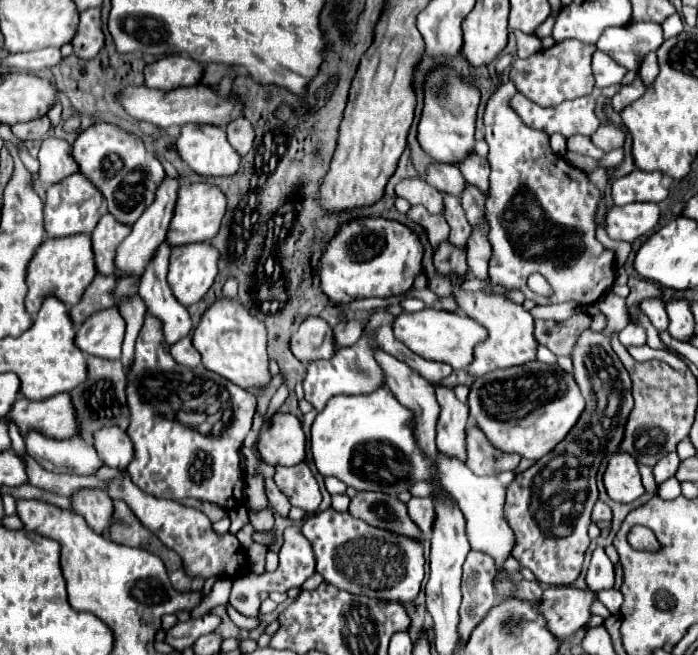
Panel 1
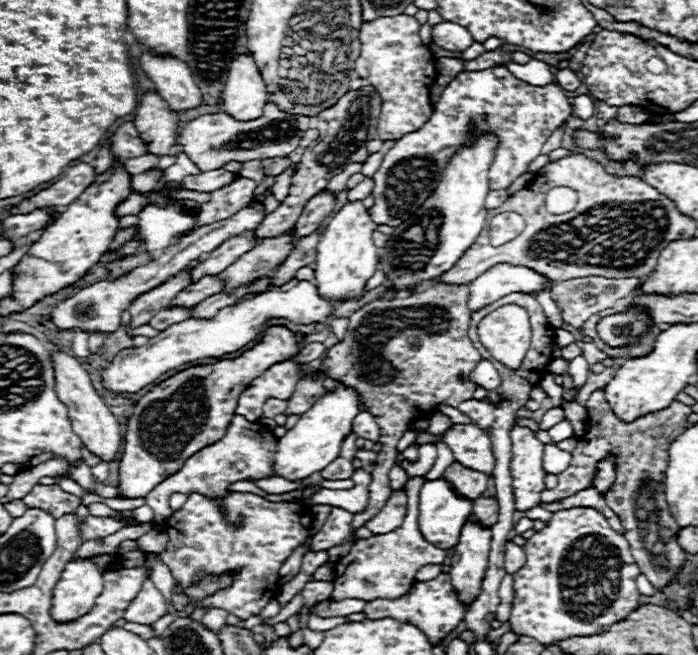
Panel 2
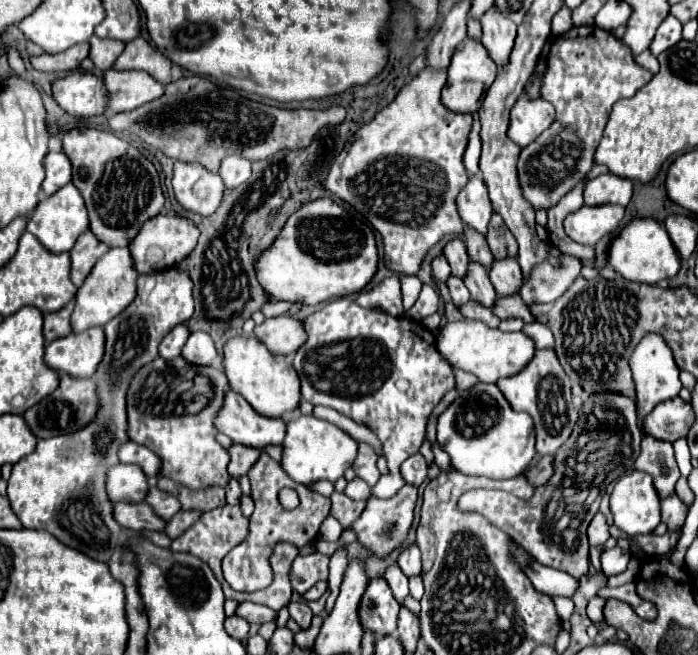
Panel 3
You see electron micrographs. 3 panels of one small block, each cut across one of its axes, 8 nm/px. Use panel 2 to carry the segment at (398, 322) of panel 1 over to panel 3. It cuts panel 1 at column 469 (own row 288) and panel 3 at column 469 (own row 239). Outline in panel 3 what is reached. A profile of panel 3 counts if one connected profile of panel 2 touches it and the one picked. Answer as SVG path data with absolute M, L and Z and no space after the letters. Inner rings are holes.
M458 320L448 322L444 330L438 334L438 350L444 358L448 358L454 366L464 372L472 372L480 382L496 384L500 378L510 378L524 370L524 366L532 360L536 352L536 344L530 336L520 332L500 332L498 328L488 328L484 322L474 320Z

